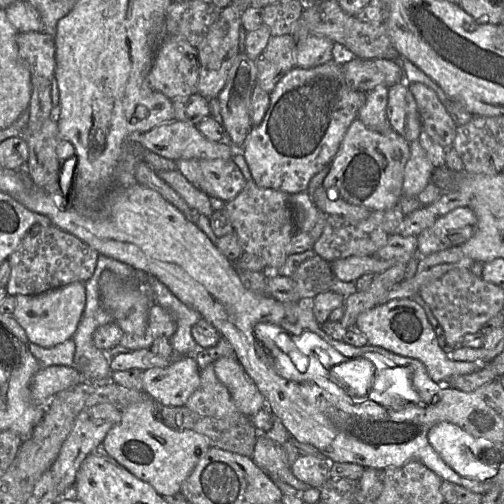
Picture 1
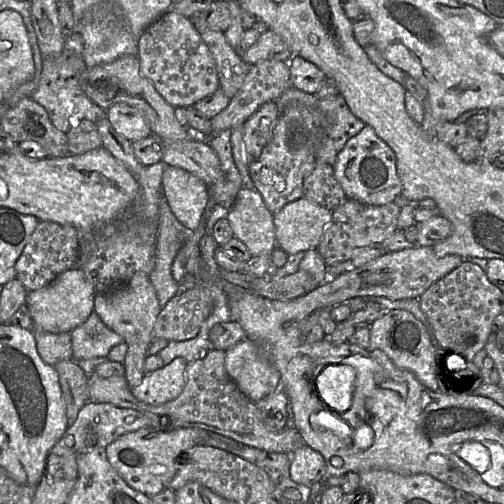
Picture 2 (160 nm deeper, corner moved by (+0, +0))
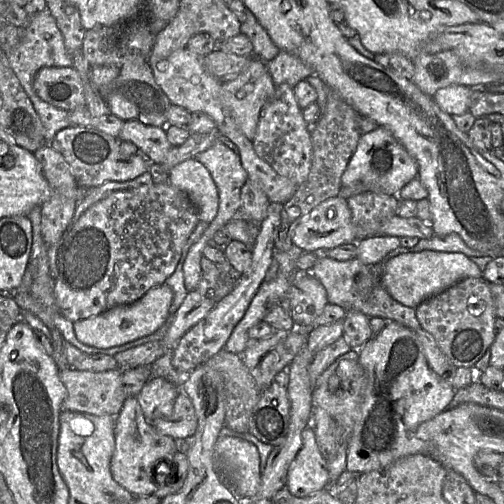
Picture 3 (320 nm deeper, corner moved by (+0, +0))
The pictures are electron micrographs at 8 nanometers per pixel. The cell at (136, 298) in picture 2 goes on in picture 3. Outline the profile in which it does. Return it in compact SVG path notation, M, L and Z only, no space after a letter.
M137 396L128 397L116 416L114 440L115 448L110 463L113 479L135 497L152 495L158 490L155 467L165 458L172 459L178 451L176 440L158 433L151 426L141 411Z

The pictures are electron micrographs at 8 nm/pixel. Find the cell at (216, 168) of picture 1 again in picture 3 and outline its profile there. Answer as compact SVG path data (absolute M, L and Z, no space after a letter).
M135 120L124 122L118 138L134 143L151 163L163 163L172 148L165 128L145 125Z

